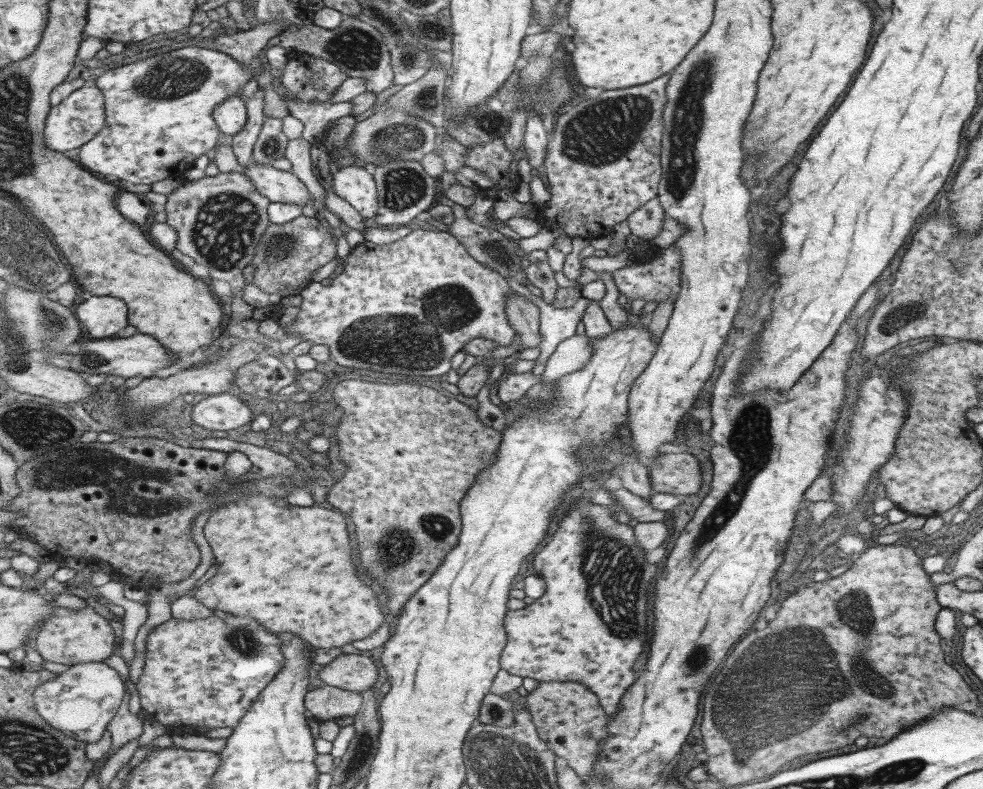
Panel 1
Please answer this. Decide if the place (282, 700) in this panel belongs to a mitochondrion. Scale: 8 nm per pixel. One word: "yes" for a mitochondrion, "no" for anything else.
no

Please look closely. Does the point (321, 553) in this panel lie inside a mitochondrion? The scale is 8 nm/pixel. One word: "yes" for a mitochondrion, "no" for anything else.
no

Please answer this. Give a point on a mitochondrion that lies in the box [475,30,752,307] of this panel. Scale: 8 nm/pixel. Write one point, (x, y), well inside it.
(599, 134)

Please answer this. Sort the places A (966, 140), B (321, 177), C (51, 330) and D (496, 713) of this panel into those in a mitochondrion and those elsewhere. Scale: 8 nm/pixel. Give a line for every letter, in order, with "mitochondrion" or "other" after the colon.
A: other
B: other
C: mitochondrion
D: mitochondrion

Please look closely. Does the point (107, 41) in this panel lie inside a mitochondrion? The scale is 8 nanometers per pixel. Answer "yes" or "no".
no

